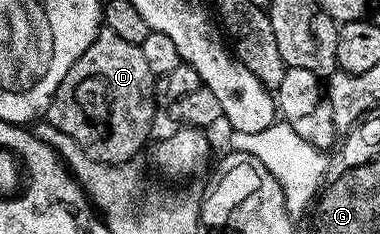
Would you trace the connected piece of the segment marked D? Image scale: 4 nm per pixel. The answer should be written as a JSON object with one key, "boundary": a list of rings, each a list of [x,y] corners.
{"boundary":[[[103,28],[81,52],[81,56],[65,72],[65,80],[57,88],[53,100],[49,104],[45,118],[56,127],[58,133],[72,138],[75,143],[95,162],[107,162],[110,166],[122,166],[132,161],[131,157],[142,148],[151,134],[151,121],[155,118],[155,80],[157,75],[145,61],[142,46],[129,44],[129,40],[121,40],[117,32]]]}

